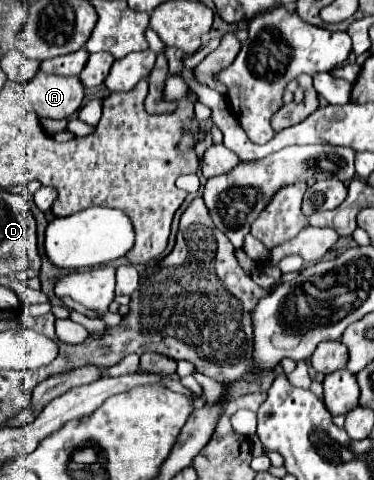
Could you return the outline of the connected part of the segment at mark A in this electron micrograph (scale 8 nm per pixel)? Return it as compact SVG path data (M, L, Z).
M41 65L37 76L33 76L33 80L23 86L25 96L31 100L37 116L51 120L63 120L73 116L79 110L85 96L83 84L77 76L45 74Z

